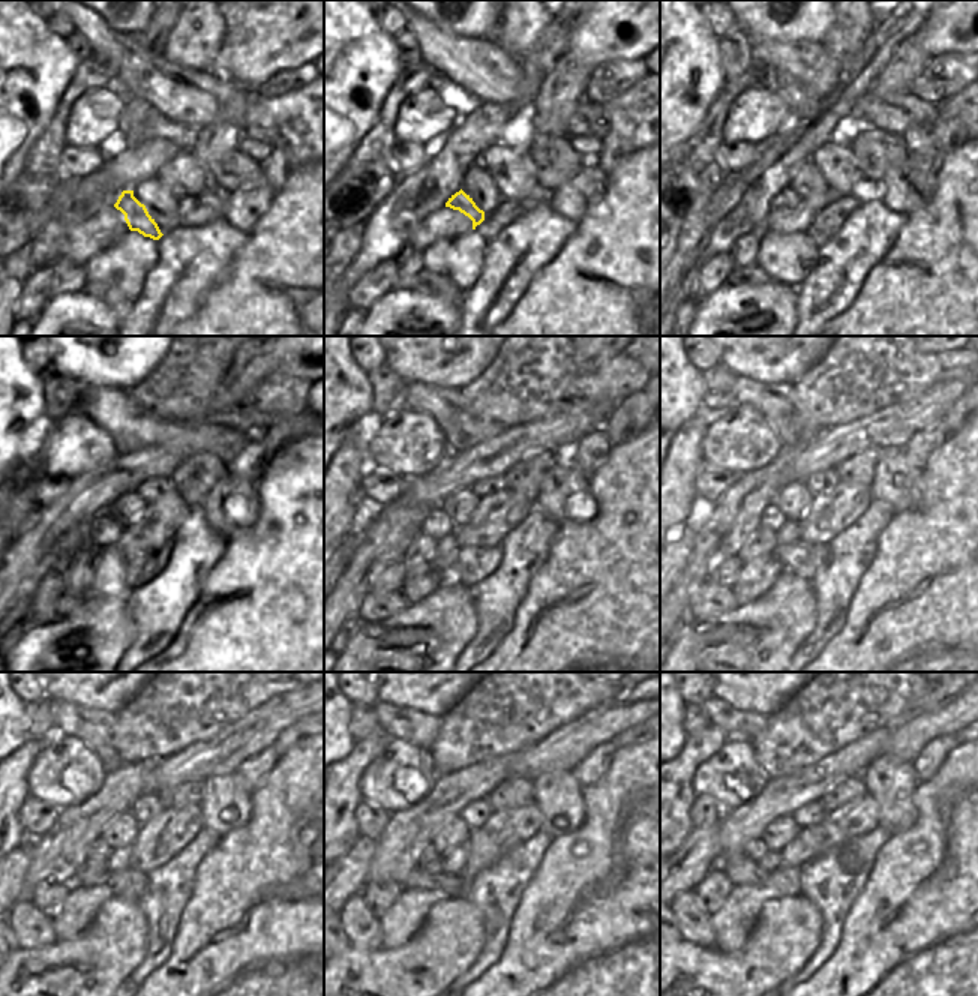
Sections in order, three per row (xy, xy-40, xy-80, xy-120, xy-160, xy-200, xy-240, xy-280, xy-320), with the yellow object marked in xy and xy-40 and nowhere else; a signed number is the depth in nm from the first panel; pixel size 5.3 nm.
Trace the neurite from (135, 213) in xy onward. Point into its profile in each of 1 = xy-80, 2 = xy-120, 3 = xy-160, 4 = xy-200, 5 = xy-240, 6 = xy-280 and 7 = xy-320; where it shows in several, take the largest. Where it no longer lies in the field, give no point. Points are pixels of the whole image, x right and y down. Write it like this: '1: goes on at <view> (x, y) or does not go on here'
1: goes on at xy-80 (786, 198)
2: goes on at xy-120 (105, 530)
3: goes on at xy-160 (437, 524)
4: goes on at xy-200 (773, 516)
5: goes on at xy-240 (99, 849)
6: goes on at xy-280 (428, 854)
7: goes on at xy-320 (756, 849)

